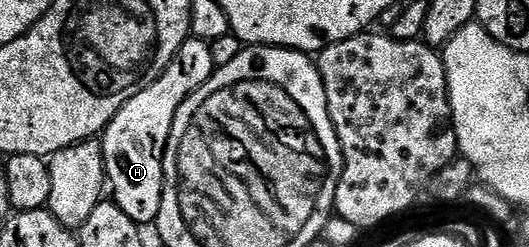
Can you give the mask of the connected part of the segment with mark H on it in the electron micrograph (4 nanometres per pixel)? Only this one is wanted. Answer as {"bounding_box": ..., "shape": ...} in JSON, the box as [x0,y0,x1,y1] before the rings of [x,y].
{"bounding_box":[100,36,213,227],"shape":[[[190,36],[179,47],[171,63],[139,95],[135,95],[109,120],[100,138],[105,156],[105,176],[108,188],[113,189],[112,200],[138,227],[154,224],[159,215],[161,196],[165,186],[165,148],[175,123],[175,115],[196,89],[203,87],[213,73],[209,42]]]}

